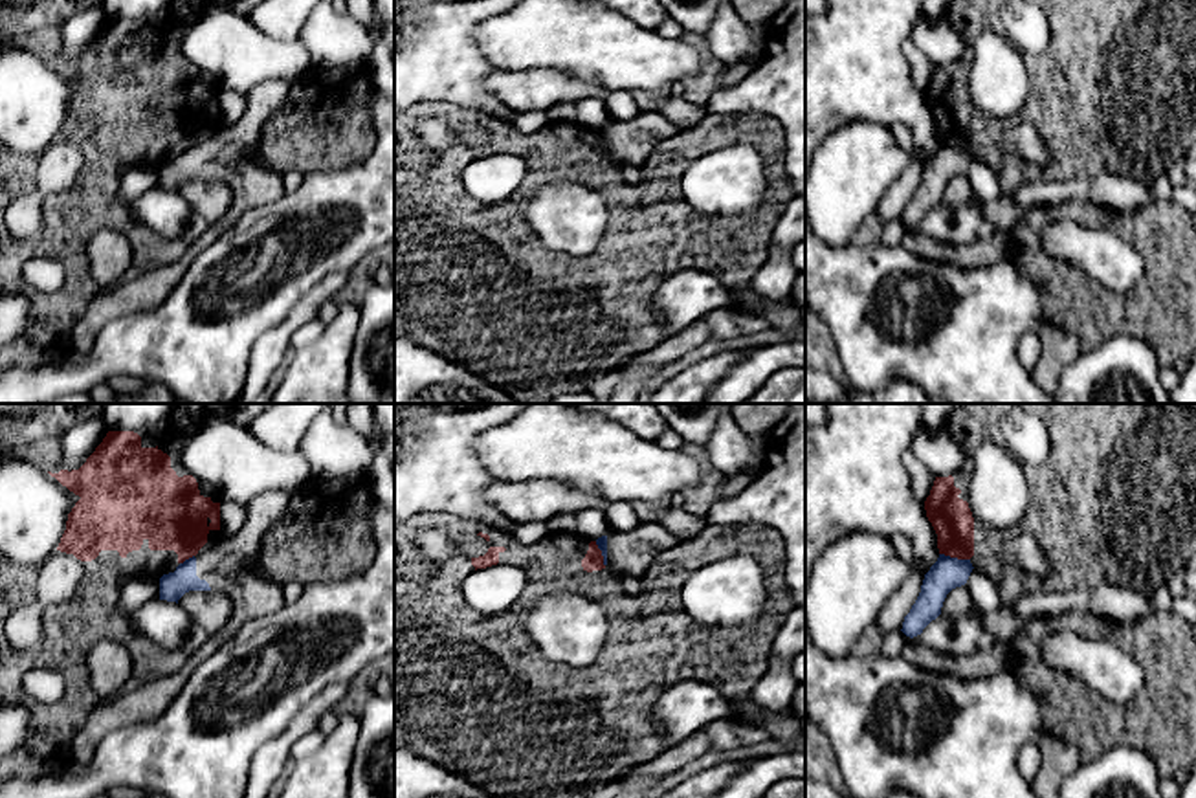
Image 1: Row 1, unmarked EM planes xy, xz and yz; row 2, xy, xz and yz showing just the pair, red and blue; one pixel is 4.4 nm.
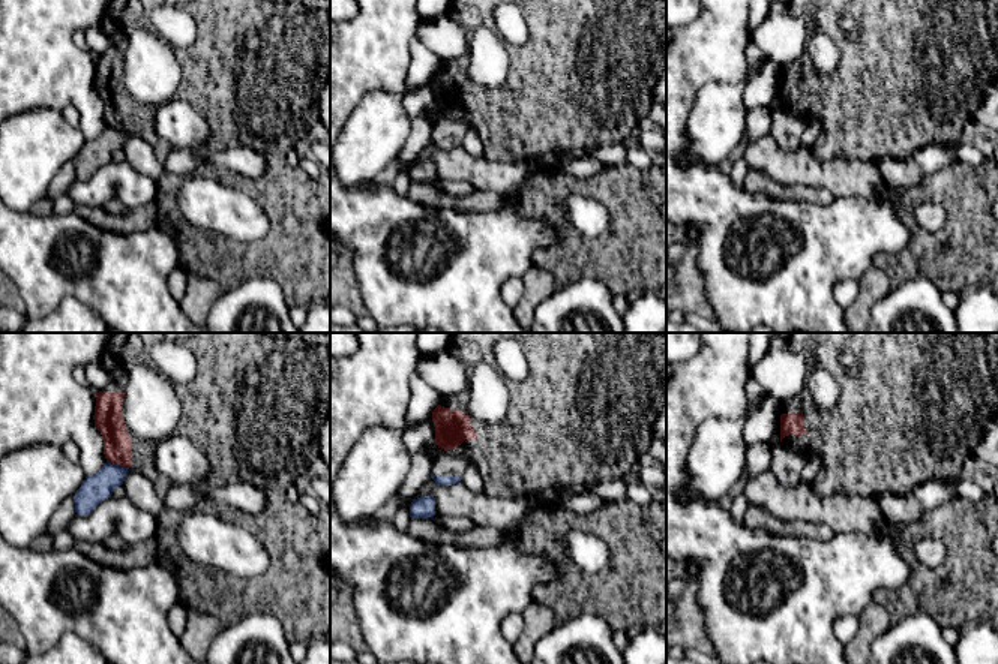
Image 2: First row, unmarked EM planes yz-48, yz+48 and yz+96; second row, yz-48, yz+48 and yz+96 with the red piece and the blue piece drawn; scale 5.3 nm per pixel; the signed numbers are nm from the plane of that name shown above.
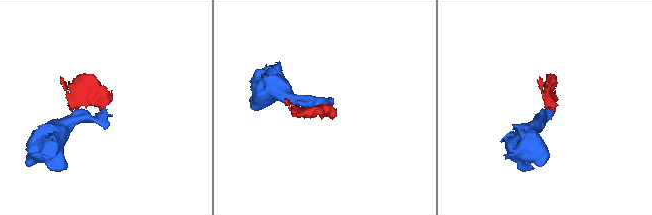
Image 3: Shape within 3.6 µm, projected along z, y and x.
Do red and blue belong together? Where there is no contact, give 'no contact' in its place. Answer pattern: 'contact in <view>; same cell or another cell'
contact in yz; another cell

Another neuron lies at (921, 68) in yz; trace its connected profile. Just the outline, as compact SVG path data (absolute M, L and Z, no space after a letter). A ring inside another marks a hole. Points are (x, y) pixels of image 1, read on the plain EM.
M912 39L903 44L904 59L912 70L912 83L917 90L925 92L934 75L936 64L932 64Z

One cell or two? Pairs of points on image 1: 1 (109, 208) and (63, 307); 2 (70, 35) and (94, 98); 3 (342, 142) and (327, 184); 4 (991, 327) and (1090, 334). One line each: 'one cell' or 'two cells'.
1: one cell
2: two cells
3: two cells
4: two cells

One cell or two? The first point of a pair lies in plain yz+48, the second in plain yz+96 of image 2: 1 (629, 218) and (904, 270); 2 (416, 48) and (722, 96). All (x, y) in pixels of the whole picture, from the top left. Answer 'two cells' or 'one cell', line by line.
1: one cell
2: one cell

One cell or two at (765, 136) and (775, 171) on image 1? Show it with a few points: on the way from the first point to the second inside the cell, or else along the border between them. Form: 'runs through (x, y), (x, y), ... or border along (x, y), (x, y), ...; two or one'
runs through (771, 145), (775, 162); one

